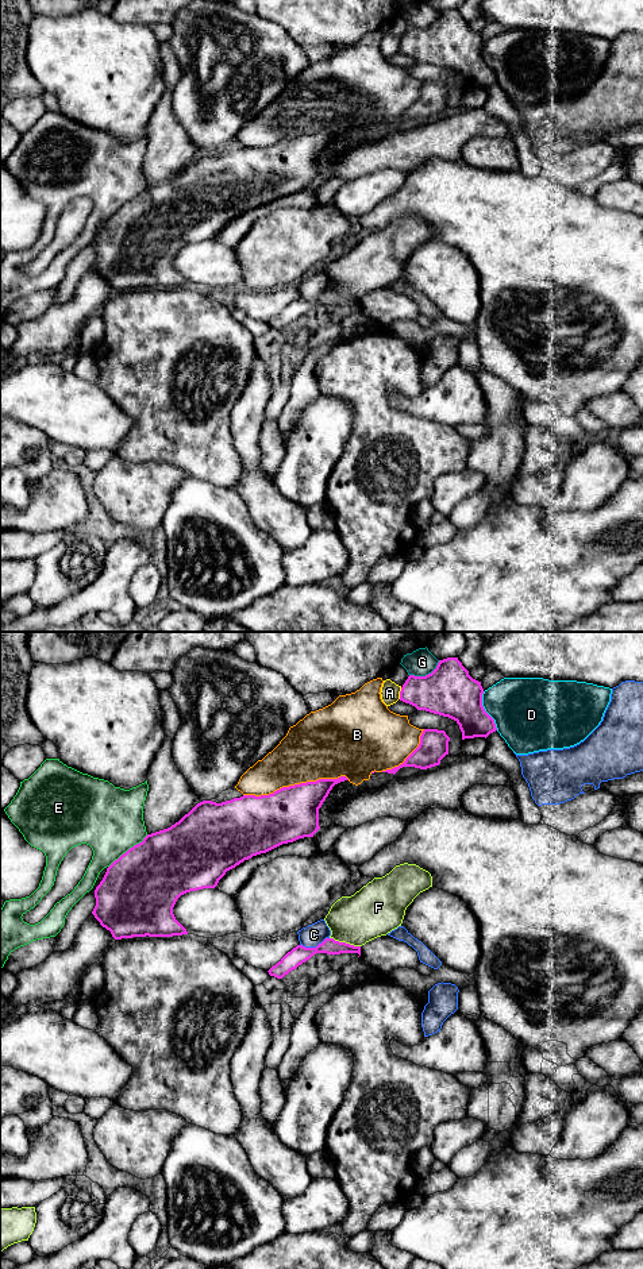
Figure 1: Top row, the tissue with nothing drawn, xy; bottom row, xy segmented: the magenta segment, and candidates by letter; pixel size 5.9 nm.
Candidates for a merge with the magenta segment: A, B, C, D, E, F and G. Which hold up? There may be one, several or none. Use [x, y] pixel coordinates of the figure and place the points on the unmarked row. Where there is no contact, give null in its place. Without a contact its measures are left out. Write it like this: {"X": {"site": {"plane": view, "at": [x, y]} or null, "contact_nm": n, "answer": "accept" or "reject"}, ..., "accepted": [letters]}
{"A": {"site": {"plane": "xy", "at": [400, 45]}, "contact_nm": 70, "answer": "reject"}, "B": {"site": {"plane": "xy", "at": [296, 137]}, "contact_nm": 650, "answer": "reject"}, "C": {"site": {"plane": "xy", "at": [314, 300]}, "contact_nm": 180, "answer": "reject"}, "D": {"site": {"plane": "xy", "at": [484, 62]}, "contact_nm": 240, "answer": "reject"}, "E": {"site": {"plane": "xy", "at": [129, 201]}, "contact_nm": 300, "answer": "reject"}, "F": {"site": {"plane": "xy", "at": [345, 294]}, "contact_nm": 190, "answer": "reject"}, "G": {"site": {"plane": "xy", "at": [426, 27]}, "contact_nm": 200, "answer": "reject"}, "accepted": []}

